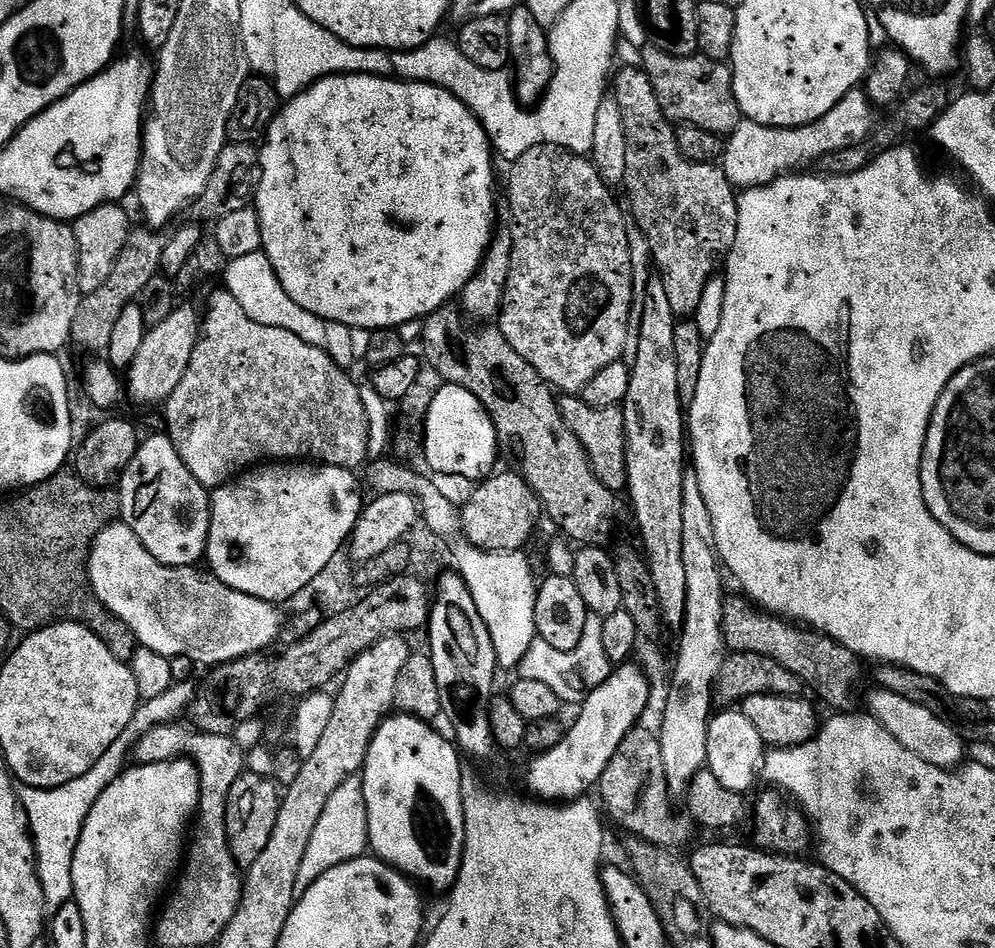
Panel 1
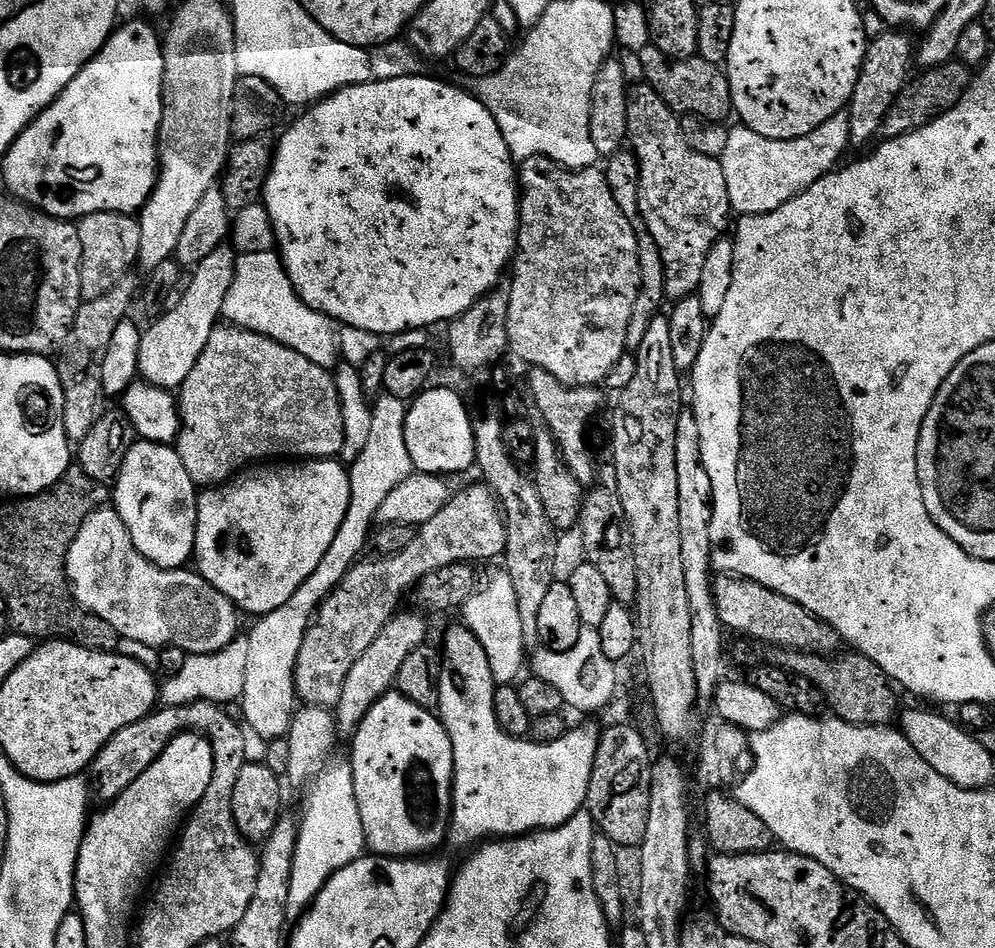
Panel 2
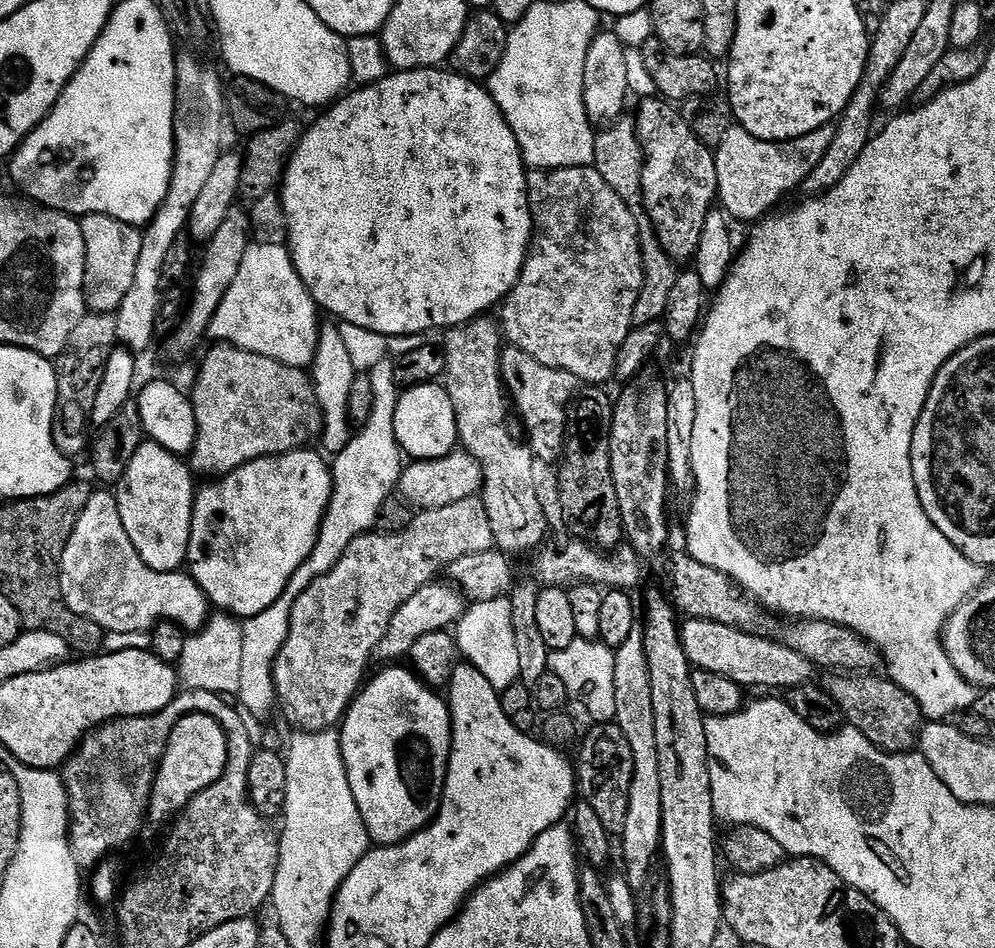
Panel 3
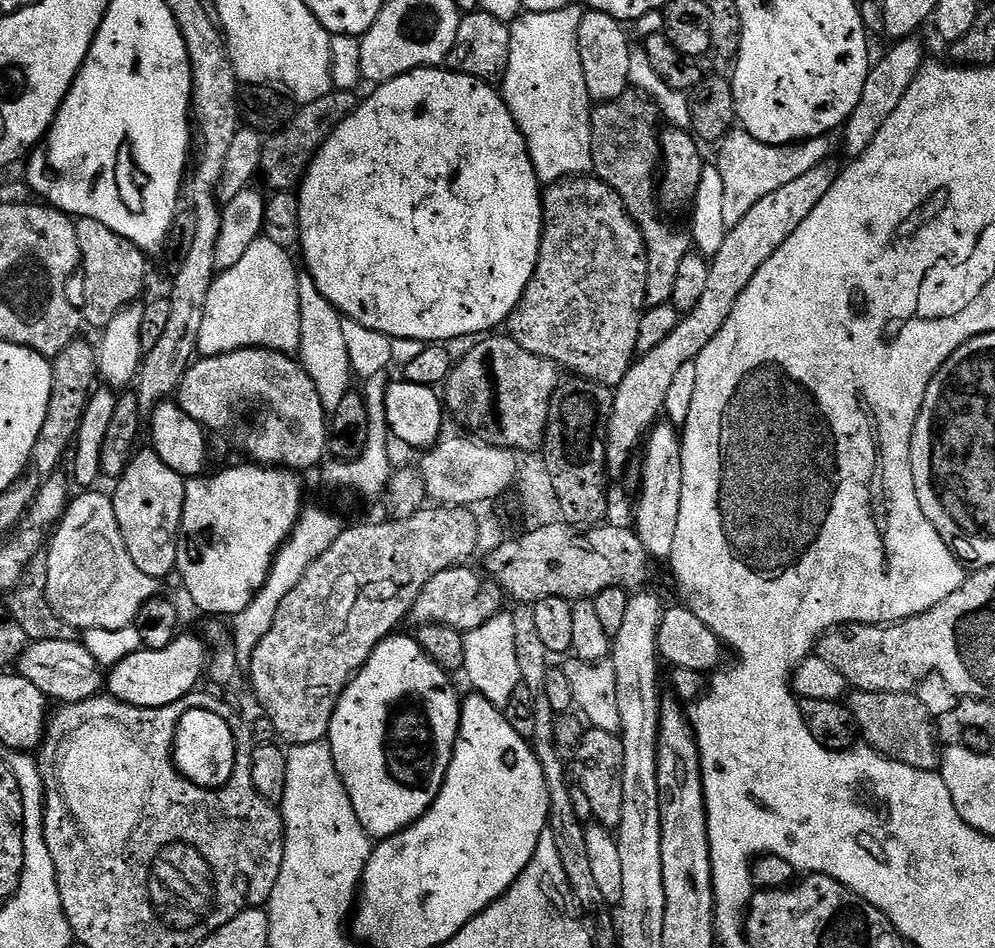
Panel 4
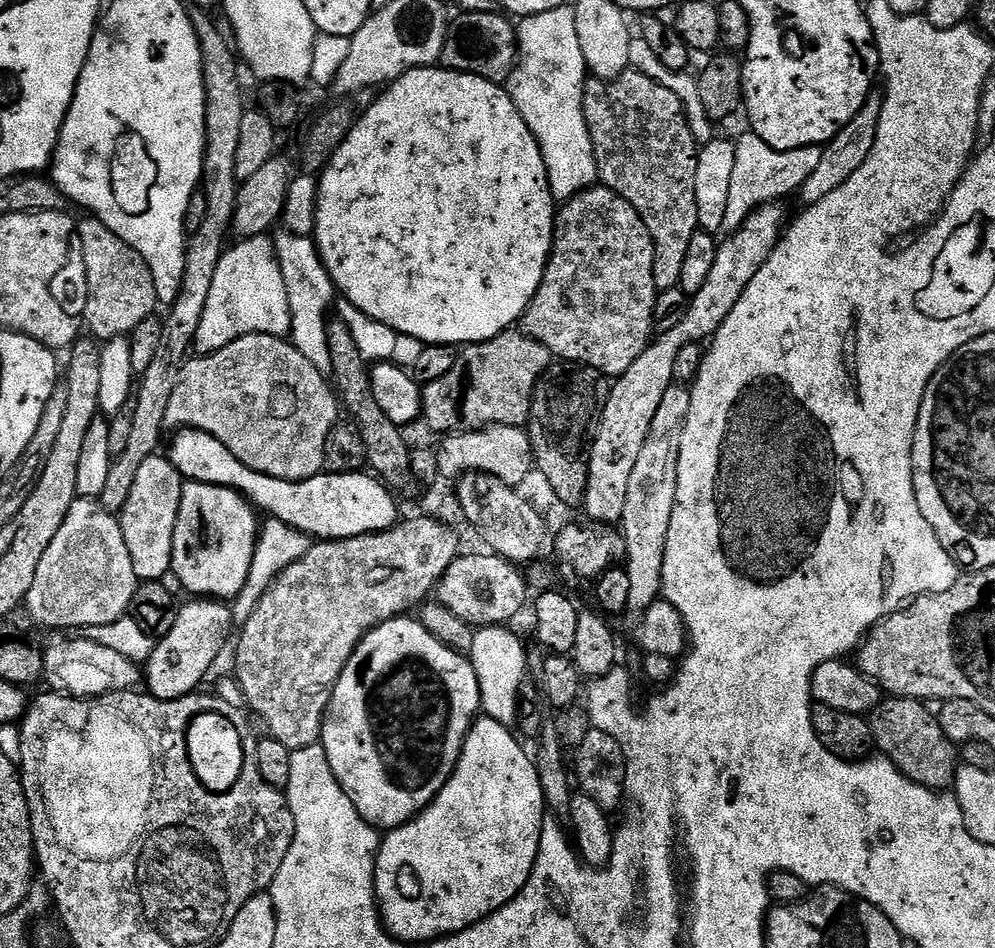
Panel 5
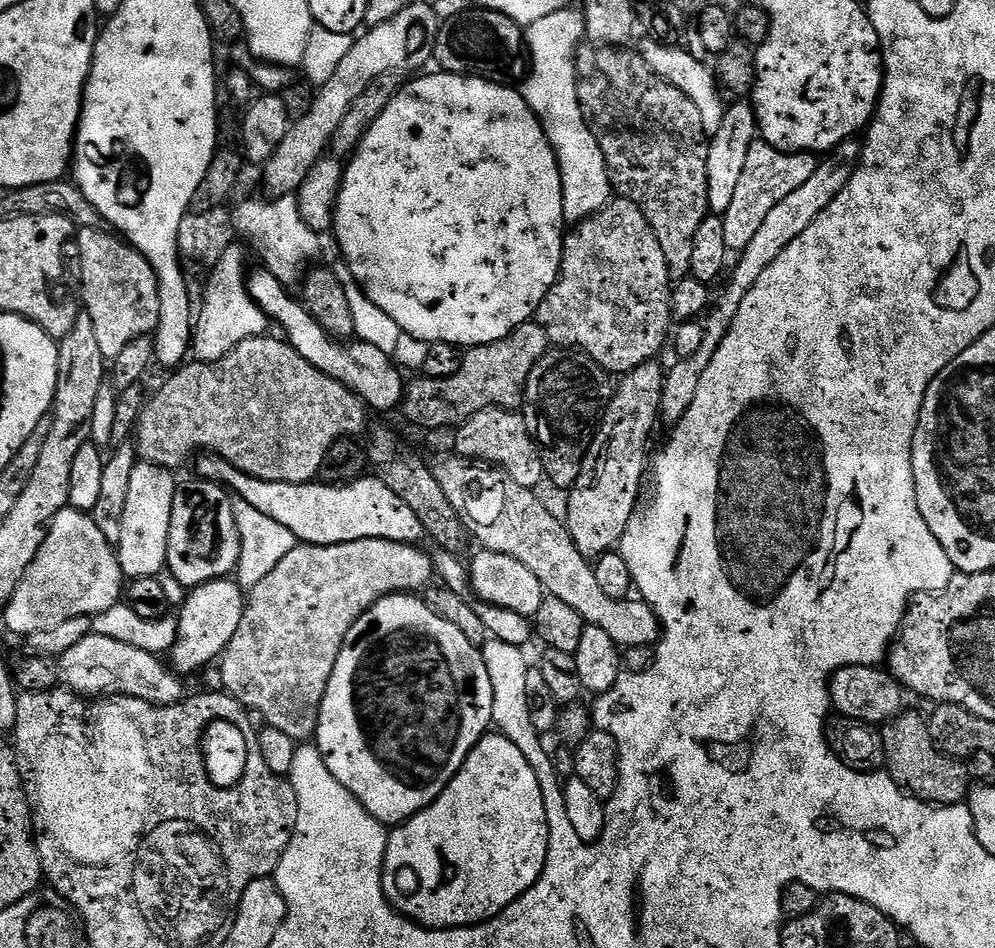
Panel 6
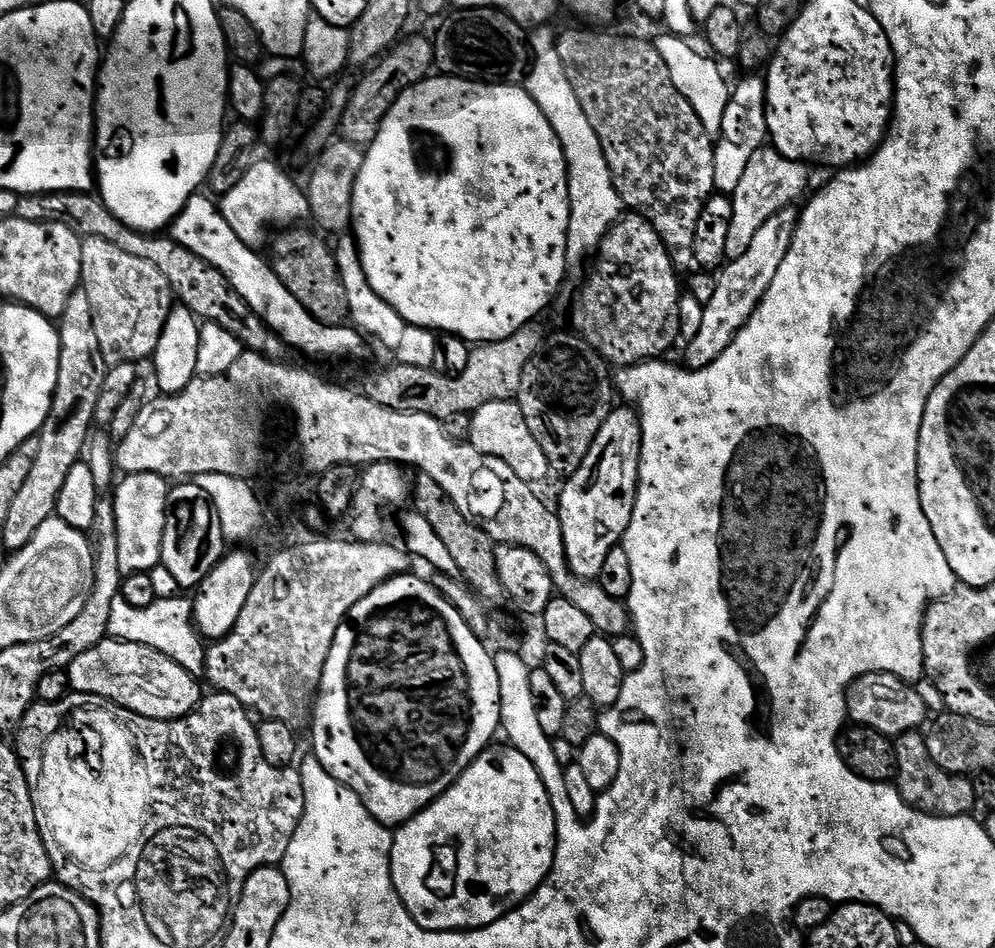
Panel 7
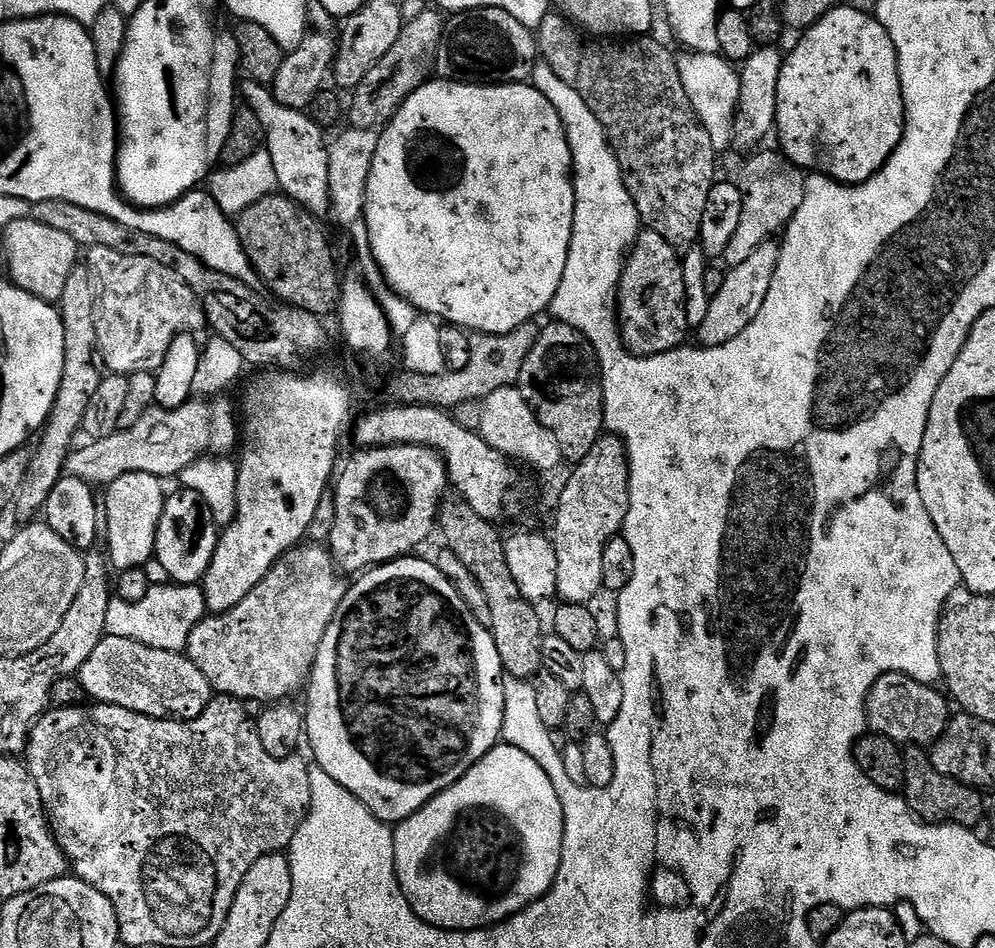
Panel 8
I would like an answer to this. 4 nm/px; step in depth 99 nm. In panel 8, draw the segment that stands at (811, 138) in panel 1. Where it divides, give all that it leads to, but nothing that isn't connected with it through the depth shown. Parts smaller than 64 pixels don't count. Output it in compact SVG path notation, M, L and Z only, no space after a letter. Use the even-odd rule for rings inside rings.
M757 151L745 159L749 160L744 164L744 177L739 177L738 180L740 188L744 191L742 218L730 246L726 246L723 263L728 268L746 262L746 258L750 258L750 254L754 254L754 250L758 250L758 246L779 237L794 218L798 206L802 206L805 173L779 151L776 151L777 153L764 151Z

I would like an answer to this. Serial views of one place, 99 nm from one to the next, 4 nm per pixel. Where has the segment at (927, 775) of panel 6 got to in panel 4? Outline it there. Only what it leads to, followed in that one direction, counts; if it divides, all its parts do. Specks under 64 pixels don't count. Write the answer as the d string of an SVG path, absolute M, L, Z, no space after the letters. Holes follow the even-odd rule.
M857 692L846 700L854 714L863 743L881 756L902 762L911 768L935 772L942 759L941 745L936 745L936 724L928 708L912 692Z

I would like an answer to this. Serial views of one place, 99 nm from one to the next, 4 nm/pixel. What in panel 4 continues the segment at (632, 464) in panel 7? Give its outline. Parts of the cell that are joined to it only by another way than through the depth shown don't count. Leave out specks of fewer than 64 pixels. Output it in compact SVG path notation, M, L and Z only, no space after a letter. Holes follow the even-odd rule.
M825 162L814 166L802 178L794 178L794 182L786 182L782 190L774 190L761 198L742 218L742 222L731 225L726 234L726 242L722 250L710 258L708 269L709 280L702 290L702 298L694 310L683 313L674 326L673 332L663 340L650 354L640 356L633 360L626 378L614 390L614 406L608 423L608 445L606 446L606 467L609 477L616 478L628 468L632 455L637 455L642 441L651 432L653 424L661 419L666 393L675 377L677 370L682 365L690 364L700 357L702 350L710 346L710 342L726 326L726 318L734 310L738 298L742 298L742 290L750 286L750 278L774 258L778 246L810 218L814 206L826 198L830 186L834 186L838 175L838 168L832 162ZM637 447L637 450L636 450Z

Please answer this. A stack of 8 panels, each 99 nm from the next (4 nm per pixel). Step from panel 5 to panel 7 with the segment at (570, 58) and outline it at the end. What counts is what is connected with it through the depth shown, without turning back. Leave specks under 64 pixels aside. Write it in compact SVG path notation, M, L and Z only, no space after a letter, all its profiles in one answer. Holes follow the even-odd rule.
M548 26L537 27L531 33L530 52L534 59L526 76L526 87L530 98L538 102L538 110L546 114L546 122L554 126L568 163L568 262L576 266L587 256L589 259L600 247L604 235L620 219L622 205L606 162L606 154L602 154L602 142L598 142L598 134L594 134L594 126L590 126L590 118L586 118L582 102L578 102L578 94L574 94L574 86L570 86L570 78L566 78L566 66L562 66L562 58L558 58L556 37L557 33L551 32Z

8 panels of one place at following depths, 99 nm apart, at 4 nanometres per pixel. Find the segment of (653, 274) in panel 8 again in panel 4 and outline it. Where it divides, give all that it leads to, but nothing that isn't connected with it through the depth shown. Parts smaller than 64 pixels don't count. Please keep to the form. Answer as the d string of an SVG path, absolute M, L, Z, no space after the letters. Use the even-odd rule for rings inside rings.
M595 175L569 176L566 180L556 180L543 189L542 195L544 197L544 233L540 243L538 262L526 286L524 297L506 321L507 335L511 336L514 342L518 342L522 350L530 350L530 354L538 354L542 358L553 360L555 364L560 365L561 369L568 371L569 368L569 373L582 376L585 380L604 384L615 390L622 382L622 378L626 378L633 360L637 359L638 326L646 311L646 246L640 228L629 214L619 194L610 186L606 186L606 182L597 180Z

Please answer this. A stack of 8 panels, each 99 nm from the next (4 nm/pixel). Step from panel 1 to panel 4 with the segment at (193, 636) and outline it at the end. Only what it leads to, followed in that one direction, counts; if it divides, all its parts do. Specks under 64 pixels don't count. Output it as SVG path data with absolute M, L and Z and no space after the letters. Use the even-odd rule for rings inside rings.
M81 491L54 529L46 548L46 594L58 618L78 630L122 630L135 625L143 604L161 591L161 581L134 566L114 514L112 496L96 491Z

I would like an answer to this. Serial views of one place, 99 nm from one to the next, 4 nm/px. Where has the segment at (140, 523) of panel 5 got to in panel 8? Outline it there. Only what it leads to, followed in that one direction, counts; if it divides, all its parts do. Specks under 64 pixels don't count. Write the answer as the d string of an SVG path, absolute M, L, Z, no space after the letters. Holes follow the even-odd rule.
M122 474L114 483L107 485L106 495L103 497L106 502L106 518L109 520L109 538L106 541L106 555L109 565L117 573L128 571L131 568L144 568L147 560L151 561L156 555L156 531L162 518L166 491L164 492L165 481L154 474Z

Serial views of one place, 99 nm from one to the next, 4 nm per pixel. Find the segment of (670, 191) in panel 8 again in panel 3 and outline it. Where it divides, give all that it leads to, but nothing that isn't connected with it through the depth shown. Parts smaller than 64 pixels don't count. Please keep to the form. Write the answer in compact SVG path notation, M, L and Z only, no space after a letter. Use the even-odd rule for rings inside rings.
M624 114L620 119L601 127L596 132L594 146L594 166L610 187L630 206L630 214L634 214L634 222L638 222L638 238L642 250L642 266L644 267L644 289L638 294L638 302L634 306L633 325L654 324L663 317L666 302L670 302L670 293L678 275L677 261L662 250L660 240L656 237L654 226L644 209L644 195L642 194L642 170L644 169L644 151L636 133L636 121L631 115Z

